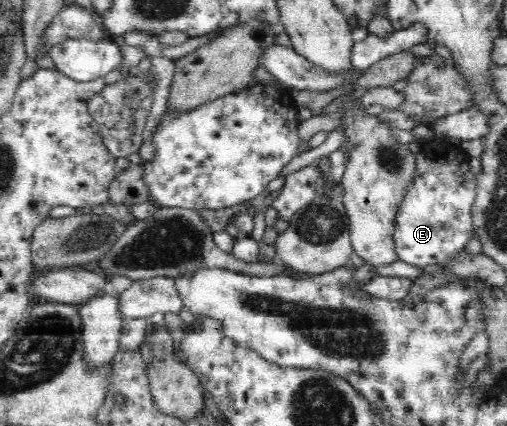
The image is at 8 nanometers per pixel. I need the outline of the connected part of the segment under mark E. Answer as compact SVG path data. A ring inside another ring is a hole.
M449 140L442 144L427 141L414 155L416 177L397 209L393 239L398 259L420 268L445 263L476 237L471 208L477 181L469 167L469 156Z

